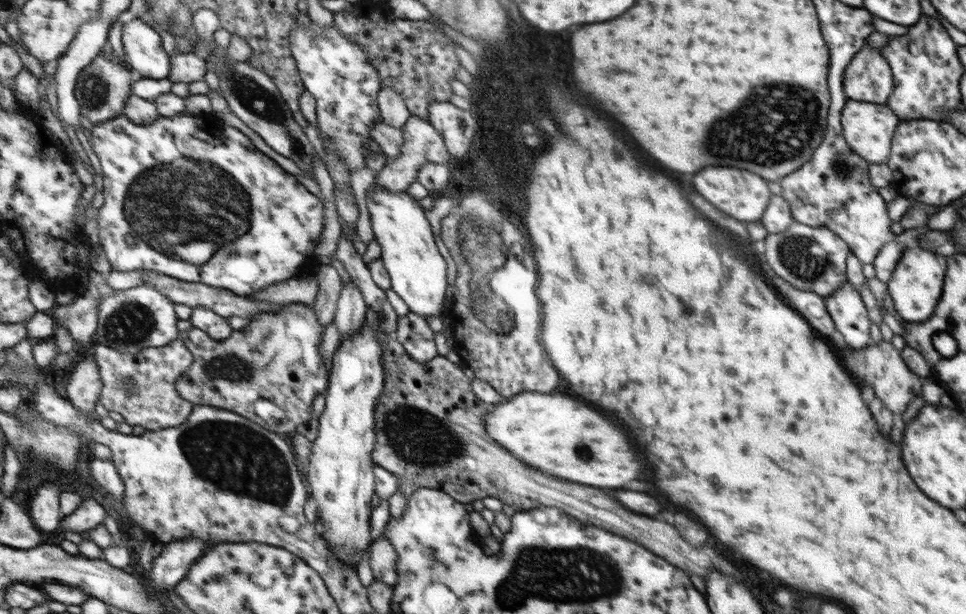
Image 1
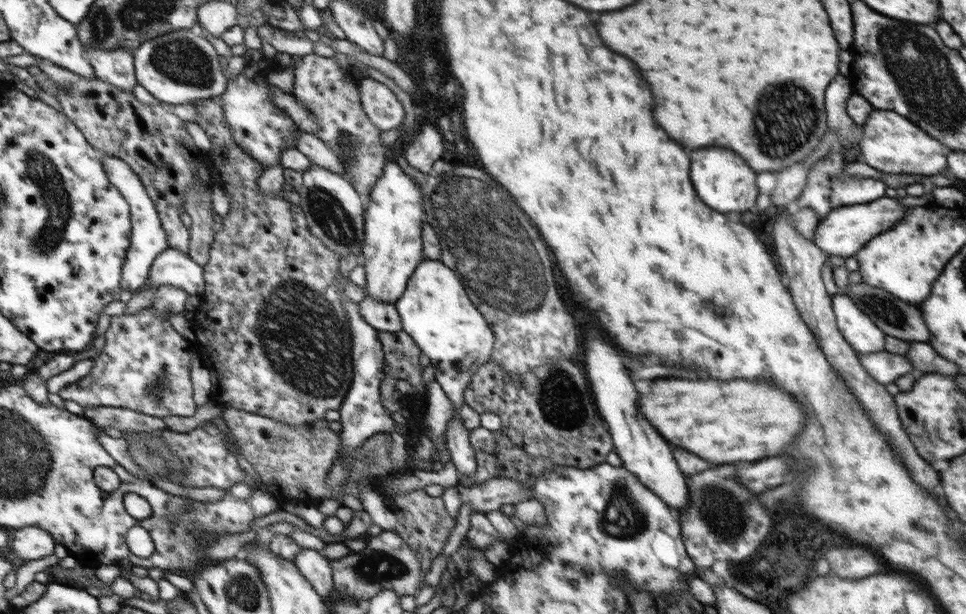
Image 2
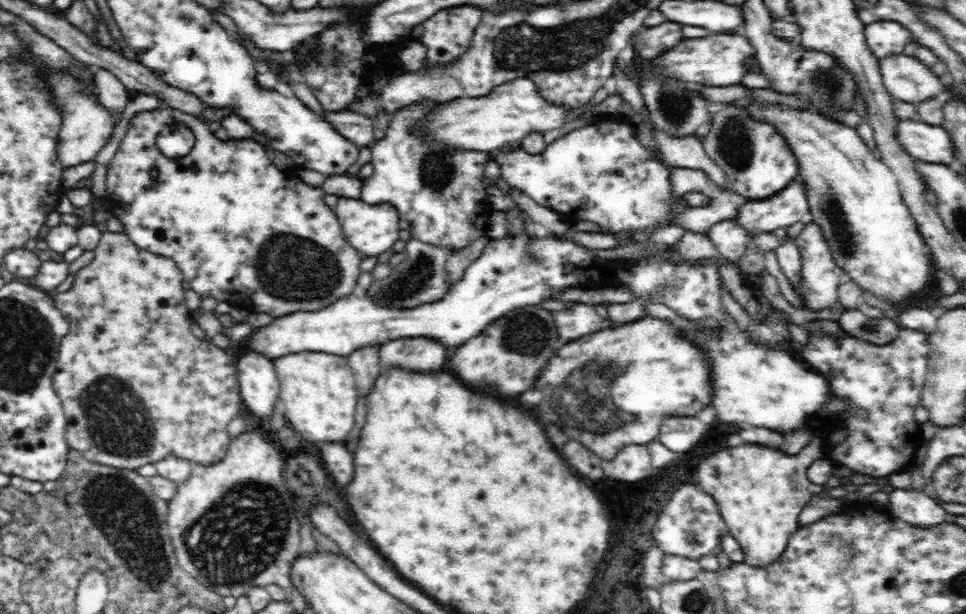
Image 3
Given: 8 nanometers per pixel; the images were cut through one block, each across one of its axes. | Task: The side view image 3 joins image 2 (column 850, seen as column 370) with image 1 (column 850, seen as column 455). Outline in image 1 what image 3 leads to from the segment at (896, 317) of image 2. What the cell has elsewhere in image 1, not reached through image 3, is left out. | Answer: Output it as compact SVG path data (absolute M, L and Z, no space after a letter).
M793 221L781 233L767 234L762 241L766 264L774 268L782 280L790 282L798 290L811 291L824 298L830 297L840 286L849 281L847 278L847 258L852 252L847 242L827 226L812 226Z

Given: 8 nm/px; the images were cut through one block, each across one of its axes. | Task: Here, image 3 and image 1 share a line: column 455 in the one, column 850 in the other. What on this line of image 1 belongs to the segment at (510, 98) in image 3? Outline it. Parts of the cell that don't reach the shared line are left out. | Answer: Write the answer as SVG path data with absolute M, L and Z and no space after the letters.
M847 99L846 106L841 112L843 135L848 146L866 162L872 164L886 164L890 160L891 145L900 123L899 115L886 104Z

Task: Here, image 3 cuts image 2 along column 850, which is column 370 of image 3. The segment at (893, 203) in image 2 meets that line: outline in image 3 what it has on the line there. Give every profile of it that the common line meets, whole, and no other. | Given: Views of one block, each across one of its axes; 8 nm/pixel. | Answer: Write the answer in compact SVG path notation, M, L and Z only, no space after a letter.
M339 195L334 214L345 242L357 252L362 253L362 256L377 257L378 254L392 249L394 242L400 238L398 209L390 203L371 205L362 199L346 198L345 195Z

